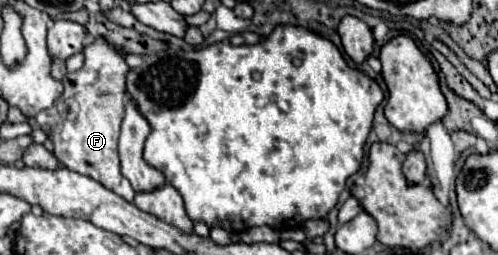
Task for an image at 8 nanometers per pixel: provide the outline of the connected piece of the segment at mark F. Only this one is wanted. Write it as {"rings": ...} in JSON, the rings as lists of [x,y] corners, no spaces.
{"rings":[[[96,39],[92,45],[84,49],[84,65],[80,71],[68,73],[64,83],[64,93],[46,111],[36,115],[36,123],[52,141],[54,157],[76,173],[84,173],[106,189],[114,191],[122,199],[134,199],[134,189],[120,173],[120,159],[118,159],[118,135],[120,123],[124,117],[124,97],[126,97],[126,59],[122,53],[112,49],[104,39]]]}

